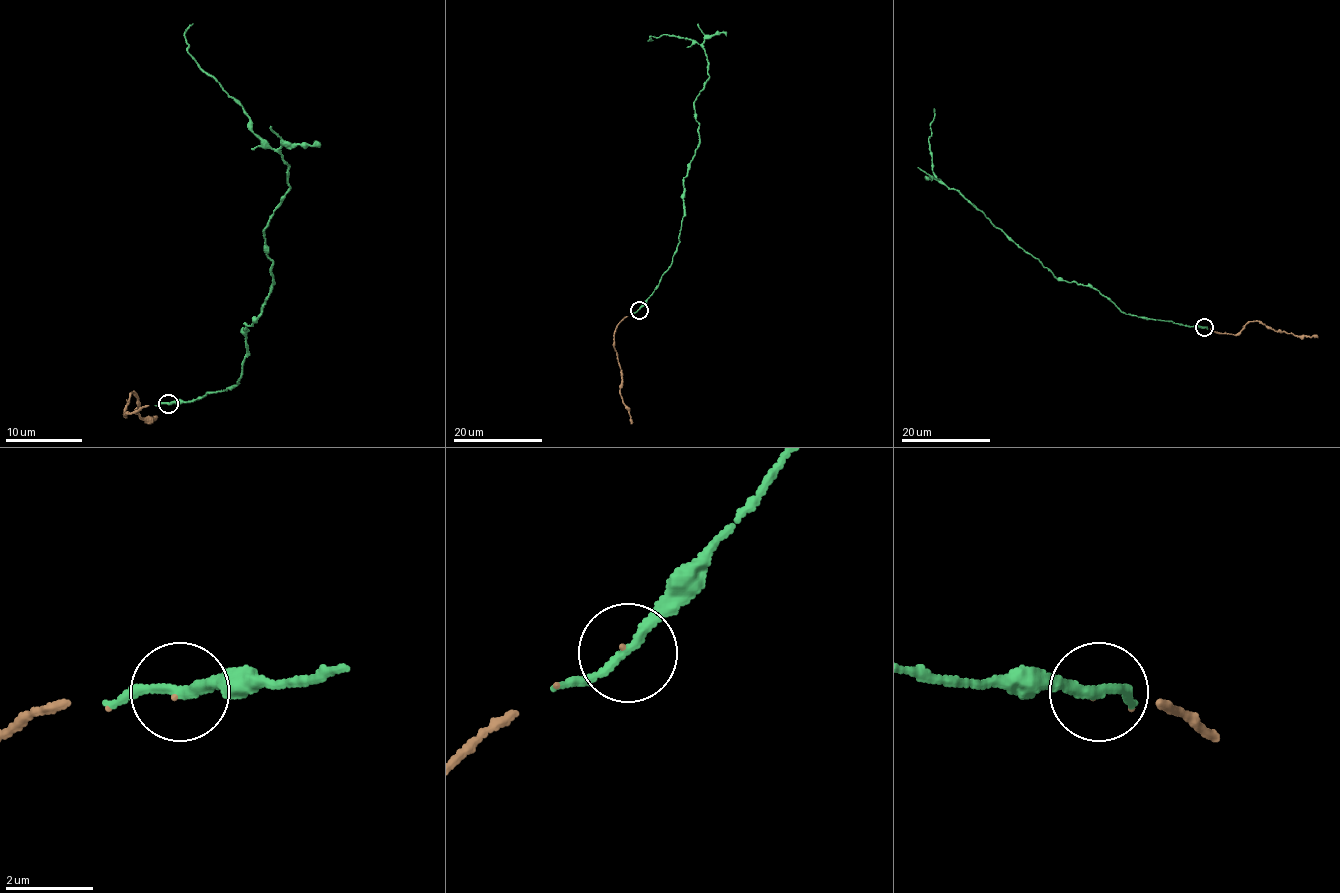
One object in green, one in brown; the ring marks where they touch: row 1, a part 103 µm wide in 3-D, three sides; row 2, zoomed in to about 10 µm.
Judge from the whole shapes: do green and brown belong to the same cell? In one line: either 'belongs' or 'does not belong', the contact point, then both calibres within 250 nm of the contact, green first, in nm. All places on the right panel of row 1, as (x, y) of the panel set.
belongs | (1204, 327) | 200/20 nm

